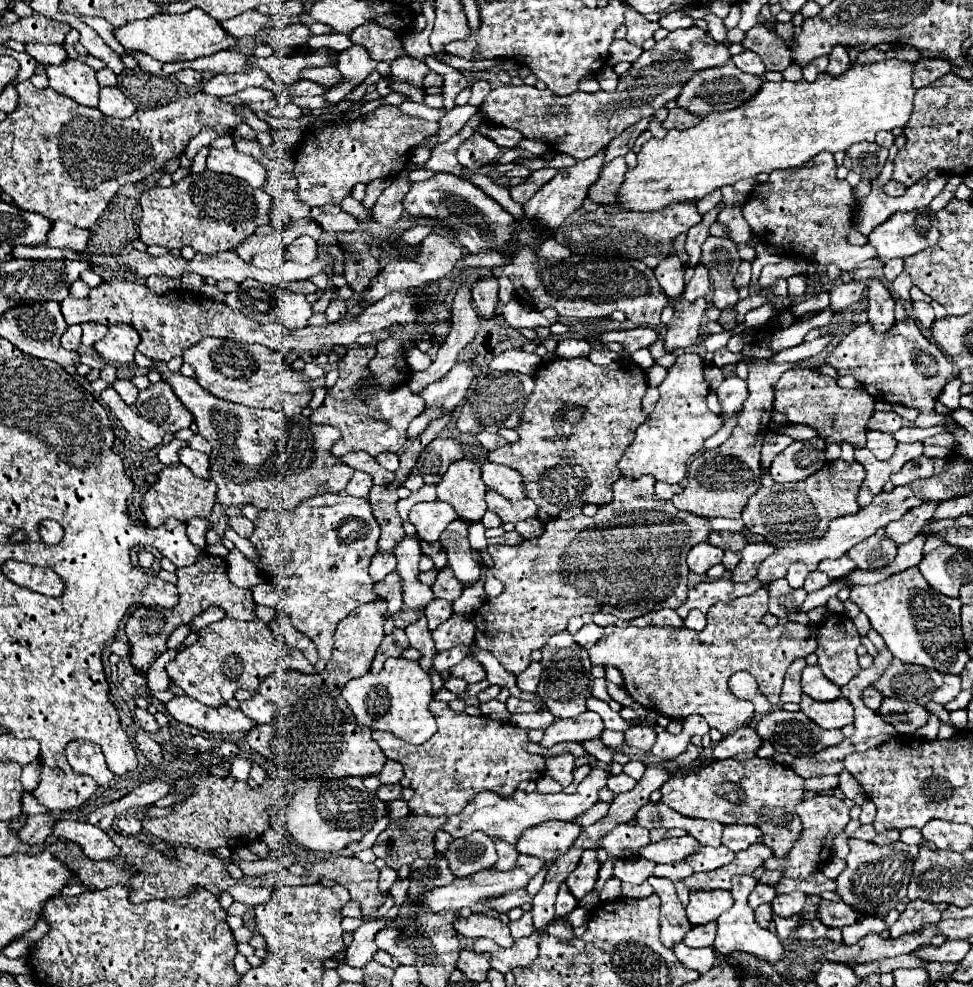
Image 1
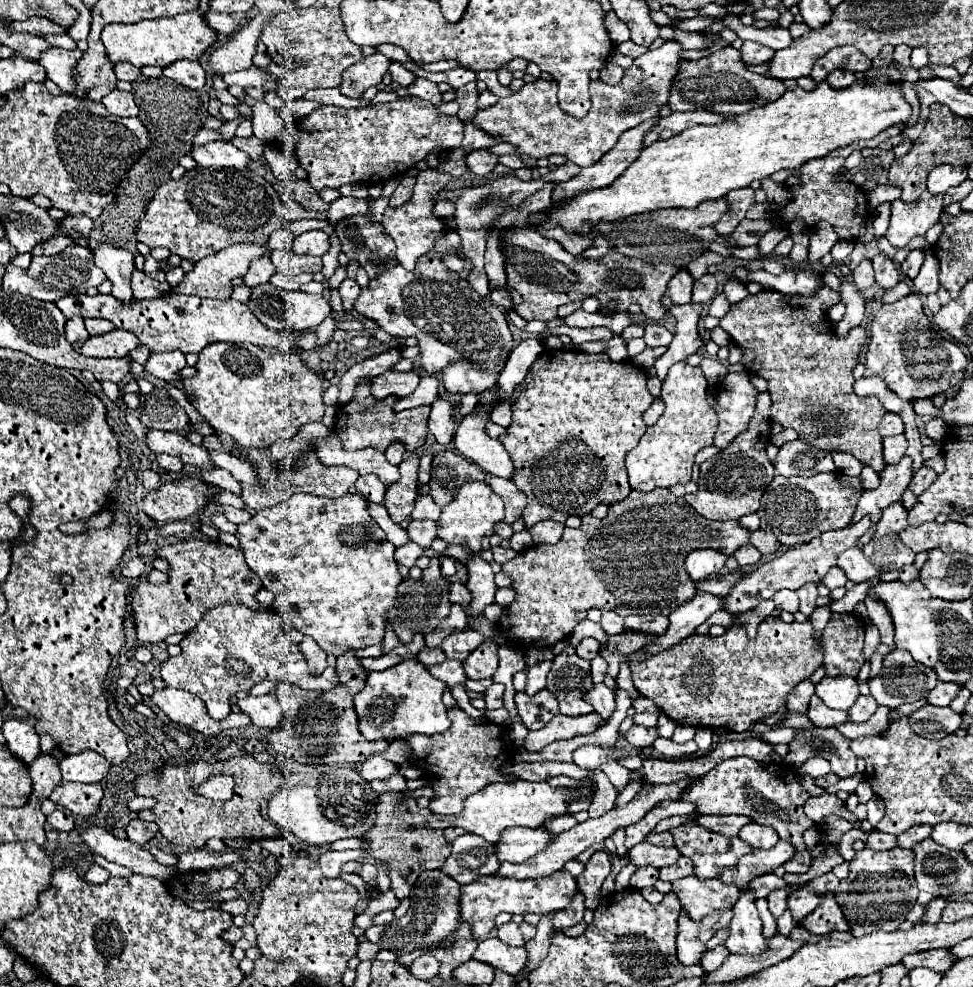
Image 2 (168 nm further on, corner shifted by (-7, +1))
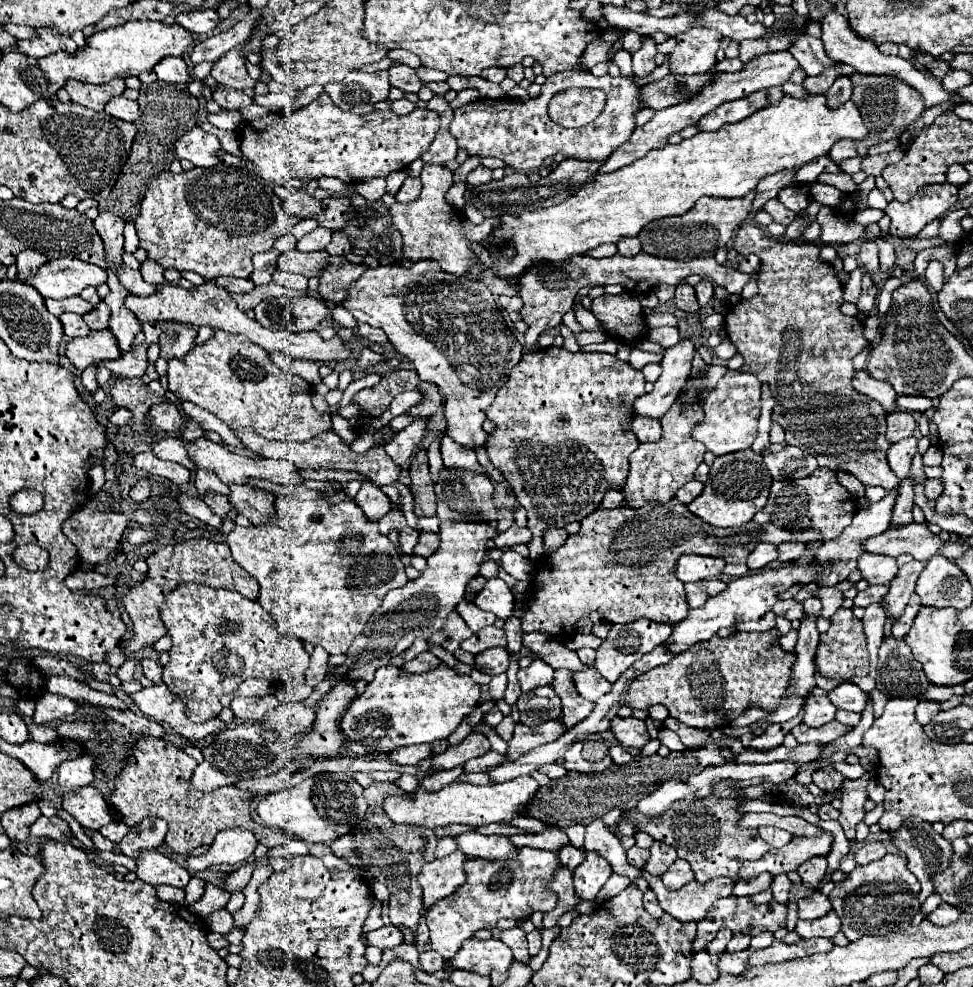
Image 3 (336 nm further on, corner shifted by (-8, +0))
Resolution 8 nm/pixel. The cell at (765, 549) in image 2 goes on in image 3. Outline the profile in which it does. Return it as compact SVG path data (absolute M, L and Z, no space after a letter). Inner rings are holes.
M780 544L778 546L778 554L780 554L780 562L784 564L792 564L798 562L806 552L804 544Z

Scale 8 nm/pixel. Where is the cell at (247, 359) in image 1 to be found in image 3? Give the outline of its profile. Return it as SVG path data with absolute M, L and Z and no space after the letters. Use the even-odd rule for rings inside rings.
M216 330L204 344L196 344L184 358L174 358L168 362L168 390L198 404L200 408L214 412L228 426L250 426L268 440L306 442L312 436L318 436L320 432L328 432L332 428L330 418L326 414L318 414L312 406L312 384L278 368L268 358L266 350L258 344L252 344L246 336L232 336L222 330Z

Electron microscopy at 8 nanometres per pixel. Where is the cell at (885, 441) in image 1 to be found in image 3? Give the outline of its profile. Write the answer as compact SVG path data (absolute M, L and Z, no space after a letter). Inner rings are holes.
M904 438L896 444L890 446L888 450L888 464L892 468L892 472L898 476L898 478L908 478L908 472L910 472L910 464L912 464L912 458L914 454L918 452L918 442L916 438Z

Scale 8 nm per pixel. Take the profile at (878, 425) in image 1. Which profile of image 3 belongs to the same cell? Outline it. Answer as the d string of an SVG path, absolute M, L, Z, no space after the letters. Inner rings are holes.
M898 408L892 410L892 412L888 412L886 422L888 422L886 438L888 438L890 444L900 442L900 440L912 436L914 430L916 430L916 420L914 420L914 416L912 416L910 412L904 412L904 410L898 410Z

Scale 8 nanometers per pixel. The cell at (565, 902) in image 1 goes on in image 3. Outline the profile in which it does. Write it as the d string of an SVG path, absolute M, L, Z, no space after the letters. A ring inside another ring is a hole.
M528 846L516 848L516 856L512 860L468 860L464 864L466 882L458 888L458 892L454 892L452 896L448 896L448 900L442 900L440 904L434 904L426 914L432 950L448 960L460 950L464 940L476 934L476 930L492 930L496 928L496 922L500 918L524 920L536 910L548 912L556 908L556 898L548 892L548 880L552 880L556 864L556 852Z

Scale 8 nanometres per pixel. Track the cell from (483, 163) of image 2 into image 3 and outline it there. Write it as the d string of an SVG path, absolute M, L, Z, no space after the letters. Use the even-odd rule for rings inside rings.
M478 166L476 170L472 170L472 172L466 176L466 184L468 184L470 188L478 188L480 184L486 184L486 182L490 182L490 180L492 180L492 170L482 168L482 166Z

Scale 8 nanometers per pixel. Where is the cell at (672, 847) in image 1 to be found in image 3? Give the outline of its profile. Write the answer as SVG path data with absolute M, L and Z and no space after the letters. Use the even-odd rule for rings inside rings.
M632 846L632 848L628 850L628 862L630 862L632 866L644 868L644 864L648 862L648 858L650 858L650 852L648 852L648 850L642 850L642 848L638 848L638 846Z

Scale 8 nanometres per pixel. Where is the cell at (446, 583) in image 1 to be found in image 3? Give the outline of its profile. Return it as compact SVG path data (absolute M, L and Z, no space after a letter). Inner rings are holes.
M464 600L462 604L458 604L456 612L464 618L464 622L470 626L472 632L478 632L478 630L484 628L484 626L490 626L490 624L494 624L494 620L496 620L496 616L494 616L492 612L484 612L484 610L480 610L476 604L466 602L466 600Z

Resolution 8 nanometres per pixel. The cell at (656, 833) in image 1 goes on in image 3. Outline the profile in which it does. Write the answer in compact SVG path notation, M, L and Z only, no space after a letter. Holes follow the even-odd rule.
M654 842L652 848L650 848L650 860L646 862L644 870L650 874L650 876L656 876L656 878L662 878L662 874L668 870L668 866L676 860L676 850L668 844L660 844L660 842Z

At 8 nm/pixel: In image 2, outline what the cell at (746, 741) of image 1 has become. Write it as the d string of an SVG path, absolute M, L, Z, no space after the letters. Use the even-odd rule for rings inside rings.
M775 729L775 731L769 731L769 733L759 735L759 739L761 739L761 741L771 743L771 745L789 743L793 737L795 737L795 731L793 731L793 729Z

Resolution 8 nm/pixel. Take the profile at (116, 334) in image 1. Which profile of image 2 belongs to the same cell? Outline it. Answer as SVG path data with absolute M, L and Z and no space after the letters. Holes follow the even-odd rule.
M113 329L107 335L89 337L81 353L87 357L127 357L135 347L139 347L139 339L125 329Z

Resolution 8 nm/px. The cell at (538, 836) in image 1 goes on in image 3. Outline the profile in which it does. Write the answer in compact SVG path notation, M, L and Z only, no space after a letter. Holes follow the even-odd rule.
M464 832L456 836L456 846L466 856L484 860L506 860L516 852L516 846L506 836L484 836L478 832Z

